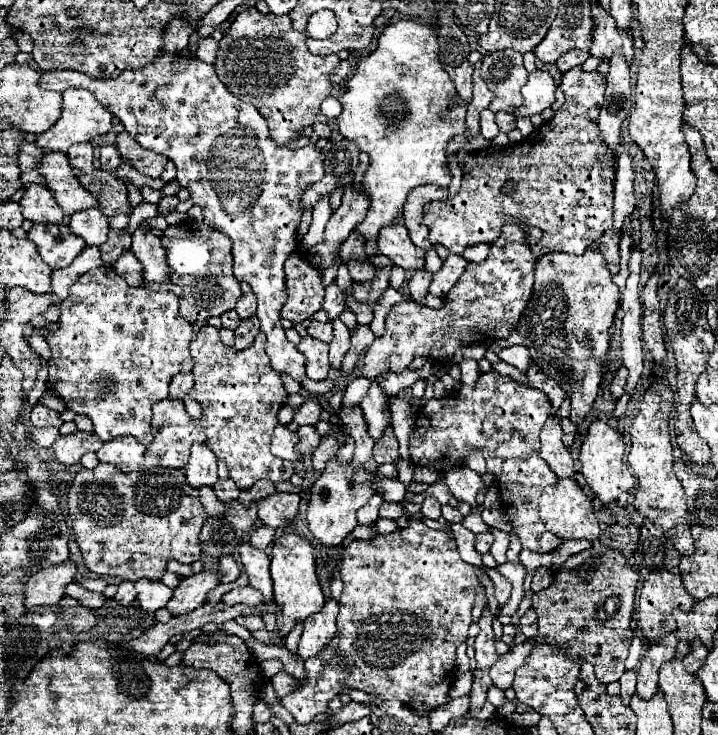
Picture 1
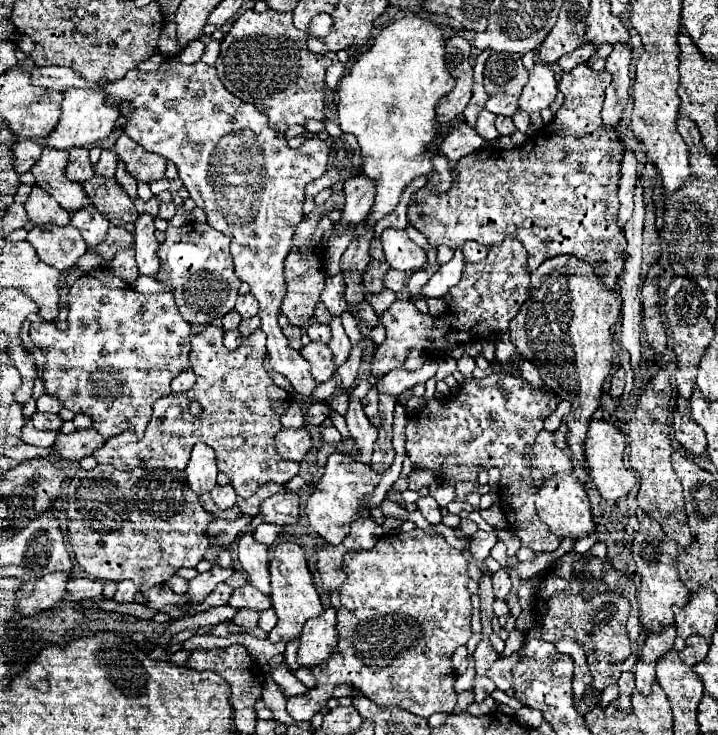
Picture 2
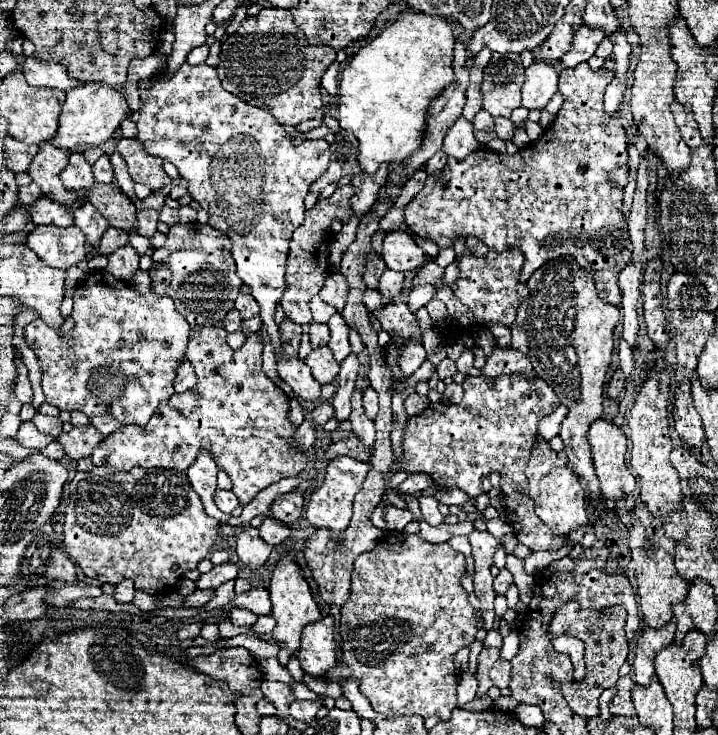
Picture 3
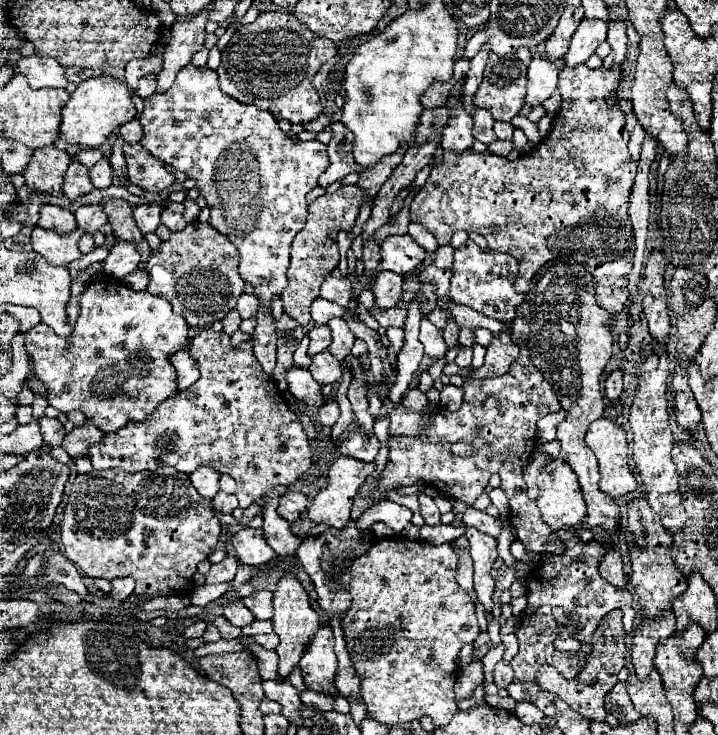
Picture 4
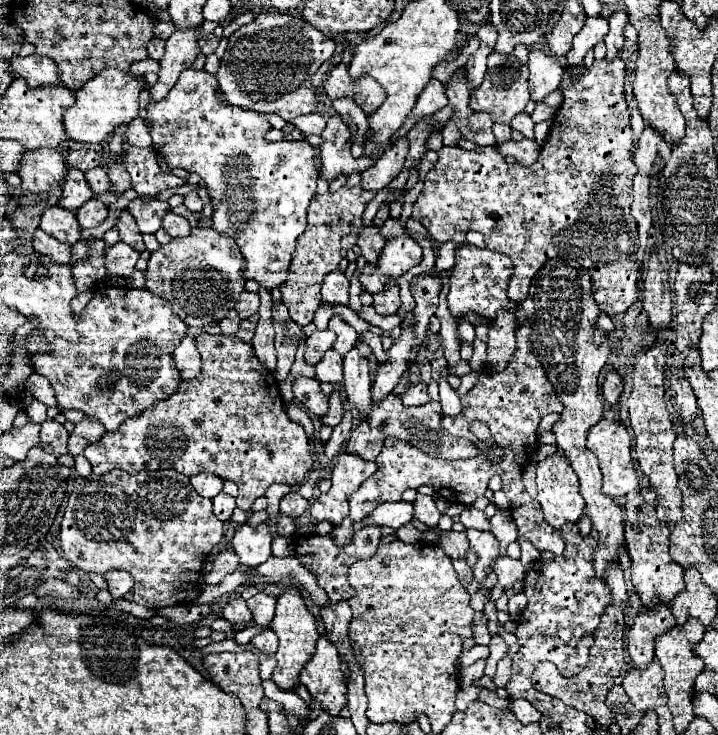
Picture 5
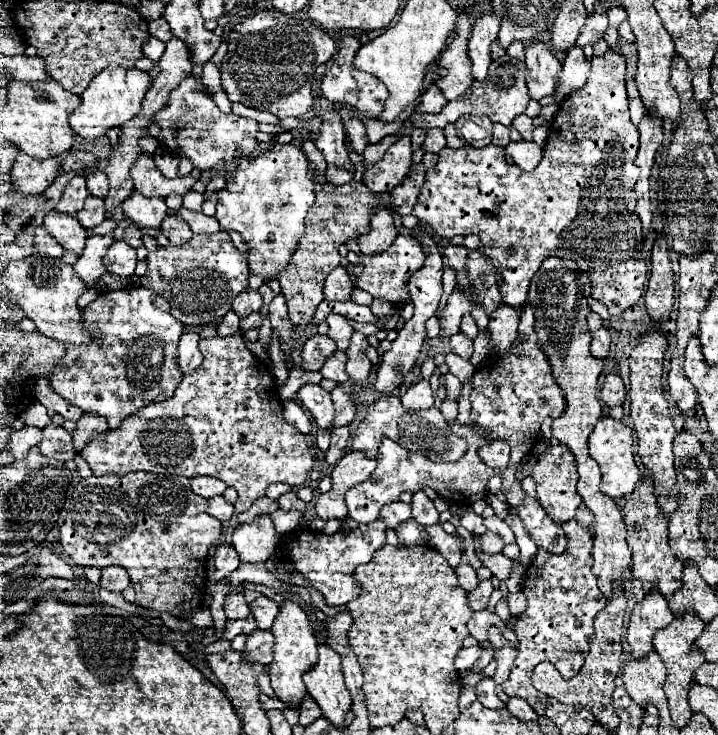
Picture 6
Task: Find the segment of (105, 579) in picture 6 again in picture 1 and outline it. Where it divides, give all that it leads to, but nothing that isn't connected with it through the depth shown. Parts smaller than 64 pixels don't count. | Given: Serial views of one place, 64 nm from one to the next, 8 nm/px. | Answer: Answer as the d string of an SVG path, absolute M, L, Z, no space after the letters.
M120 582L118 592L114 596L114 600L122 606L130 606L136 600L136 590L134 590L134 582Z

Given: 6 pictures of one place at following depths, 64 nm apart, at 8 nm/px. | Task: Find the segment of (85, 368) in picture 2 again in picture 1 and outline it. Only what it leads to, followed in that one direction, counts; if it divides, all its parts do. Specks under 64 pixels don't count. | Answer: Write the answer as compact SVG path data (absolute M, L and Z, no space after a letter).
M102 266L96 268L84 276L80 276L76 280L76 284L72 284L68 298L62 302L60 306L62 314L60 314L60 326L58 330L46 334L46 342L50 346L50 360L48 360L48 386L64 400L66 408L74 410L76 414L86 414L88 418L92 418L94 422L94 432L100 436L102 442L108 442L112 438L130 434L140 442L150 444L152 442L152 428L150 428L150 420L152 420L152 404L166 398L168 396L168 384L172 380L172 376L182 374L182 372L190 372L192 370L192 356L188 352L190 340L192 340L192 326L190 322L186 322L180 312L178 312L178 298L172 292L152 292L148 288L132 288L128 286L120 276L116 276L116 272L112 272L112 268Z

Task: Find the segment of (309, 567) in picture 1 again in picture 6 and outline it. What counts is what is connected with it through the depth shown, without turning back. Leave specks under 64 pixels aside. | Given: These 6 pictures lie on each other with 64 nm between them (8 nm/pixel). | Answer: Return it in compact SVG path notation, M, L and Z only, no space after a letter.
M288 600L282 608L280 608L280 616L274 620L272 626L272 634L276 638L274 642L274 660L268 666L270 668L270 680L272 680L272 688L276 692L276 698L280 698L286 706L290 708L298 708L304 698L308 696L306 686L302 682L302 676L316 664L318 660L318 642L312 634L312 622L308 620L306 612L292 600Z

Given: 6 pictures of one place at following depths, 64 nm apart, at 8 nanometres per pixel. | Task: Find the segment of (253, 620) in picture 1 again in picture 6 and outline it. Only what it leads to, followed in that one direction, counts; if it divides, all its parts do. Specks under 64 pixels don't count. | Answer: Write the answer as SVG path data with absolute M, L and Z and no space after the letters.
M228 594L224 600L224 612L230 620L242 620L250 614L248 602L244 600L244 594Z

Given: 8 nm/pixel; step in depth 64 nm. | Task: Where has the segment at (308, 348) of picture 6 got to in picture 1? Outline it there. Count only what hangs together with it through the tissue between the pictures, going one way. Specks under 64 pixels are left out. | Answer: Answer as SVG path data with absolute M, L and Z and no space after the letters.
M312 320L310 326L308 326L308 336L316 338L316 340L322 340L322 342L330 342L332 340L332 324L330 322L322 324L322 322Z

